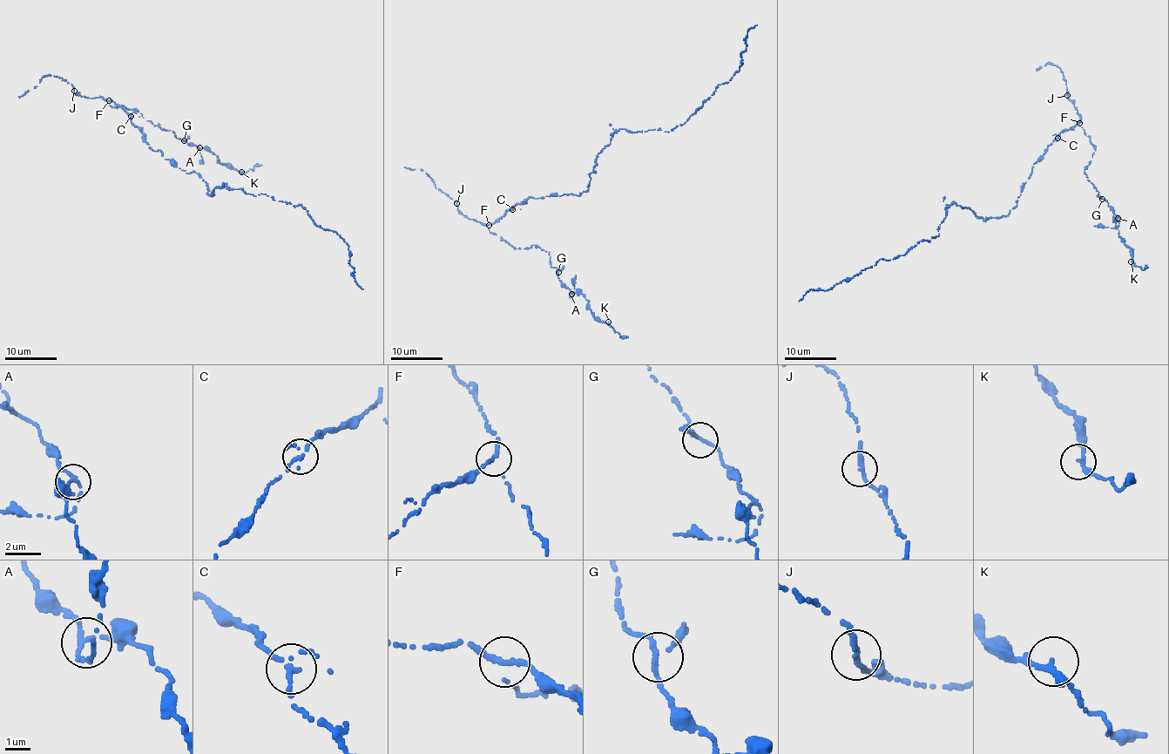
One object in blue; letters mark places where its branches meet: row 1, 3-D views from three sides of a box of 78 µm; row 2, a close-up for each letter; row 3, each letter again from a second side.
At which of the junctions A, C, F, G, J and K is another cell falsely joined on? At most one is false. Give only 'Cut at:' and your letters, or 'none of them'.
Cut at: C

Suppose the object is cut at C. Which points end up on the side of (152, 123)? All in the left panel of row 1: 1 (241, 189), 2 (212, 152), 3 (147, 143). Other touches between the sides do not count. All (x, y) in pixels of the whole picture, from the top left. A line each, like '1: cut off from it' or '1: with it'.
1: cut off from it
2: with it
3: cut off from it

